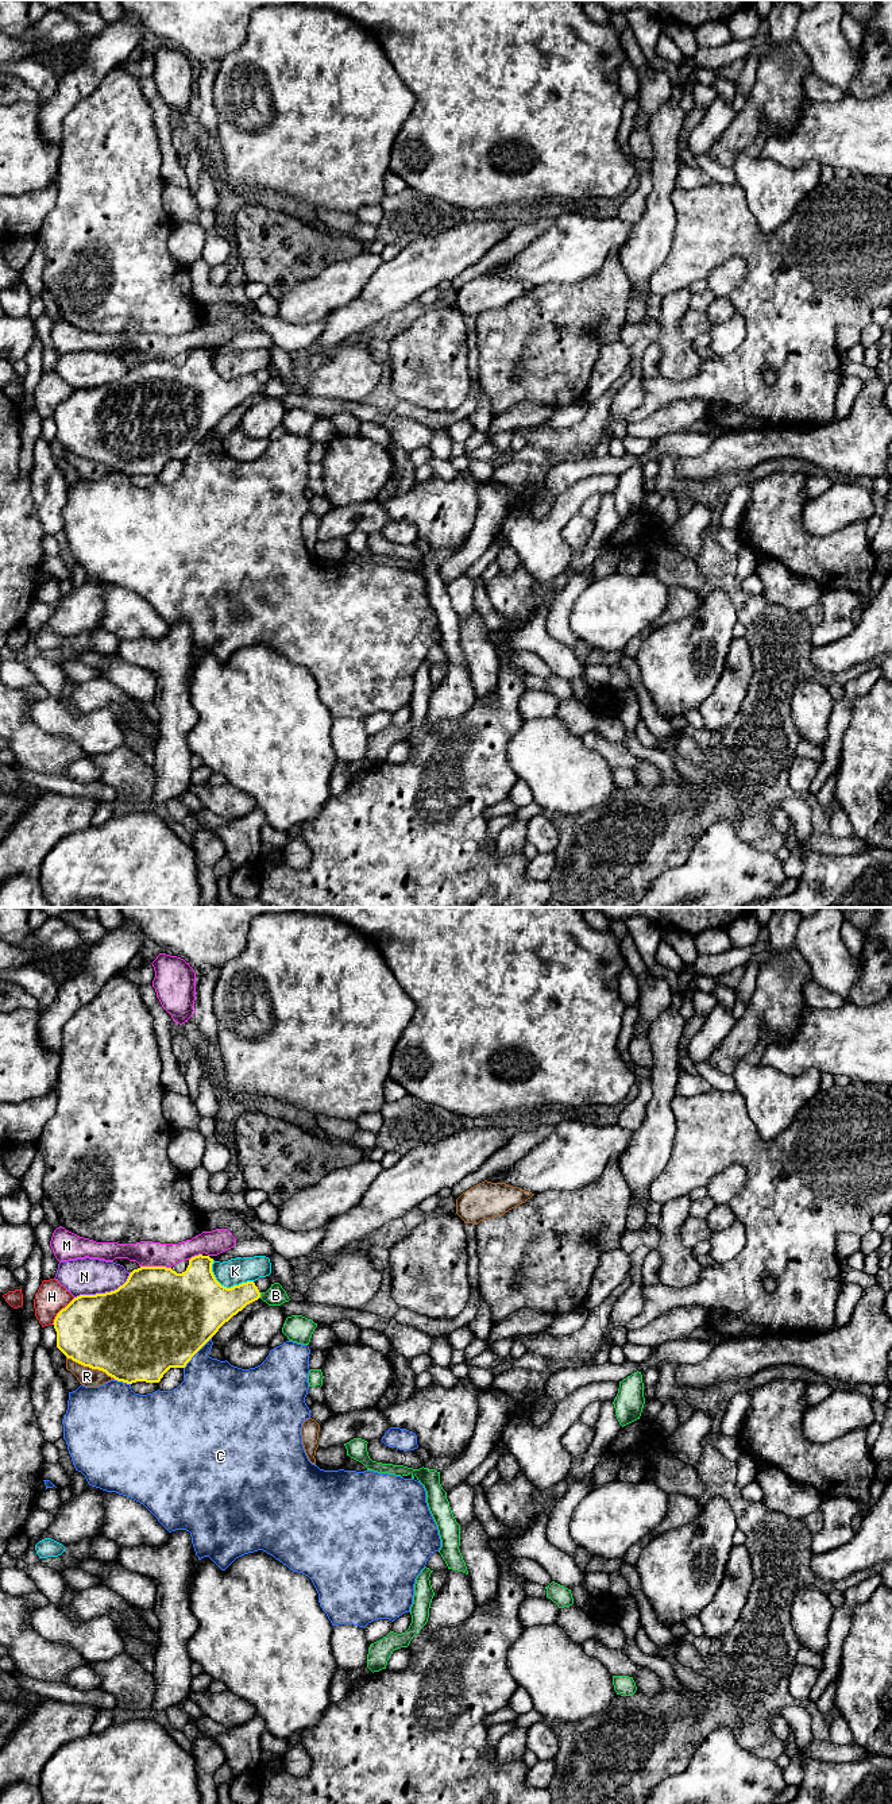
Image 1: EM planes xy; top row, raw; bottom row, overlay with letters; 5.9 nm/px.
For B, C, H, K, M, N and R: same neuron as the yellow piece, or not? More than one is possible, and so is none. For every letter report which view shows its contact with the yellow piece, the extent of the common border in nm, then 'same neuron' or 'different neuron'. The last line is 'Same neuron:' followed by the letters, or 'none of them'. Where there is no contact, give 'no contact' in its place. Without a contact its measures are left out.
B: xy | 30 nm | same neuron
C: xy | 260 nm | different neuron
H: xy | 220 nm | different neuron
K: xy | 280 nm | different neuron
M: xy | 180 nm | different neuron
N: xy | 380 nm | different neuron
R: xy | 320 nm | different neuron
Same neuron: B

